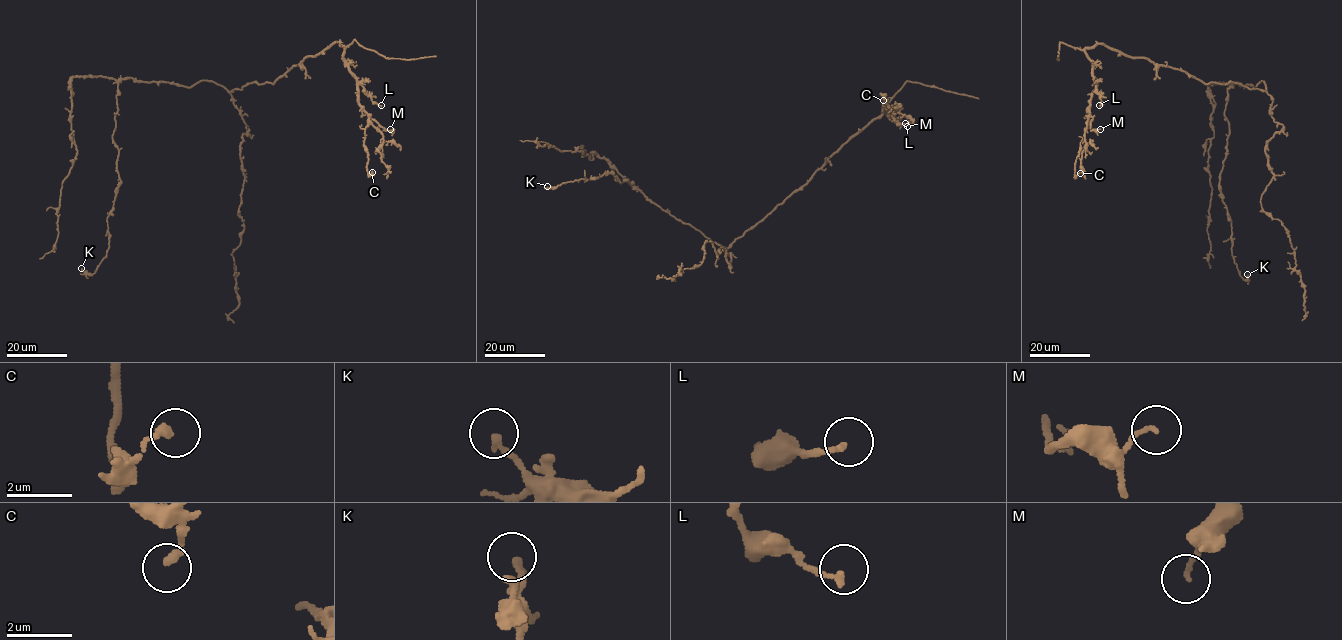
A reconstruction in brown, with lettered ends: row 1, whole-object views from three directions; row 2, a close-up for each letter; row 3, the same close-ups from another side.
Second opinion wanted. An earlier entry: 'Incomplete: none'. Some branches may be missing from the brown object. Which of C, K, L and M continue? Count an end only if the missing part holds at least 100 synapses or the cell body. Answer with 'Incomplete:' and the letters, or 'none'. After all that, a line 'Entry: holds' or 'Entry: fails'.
Incomplete: none
Entry: holds

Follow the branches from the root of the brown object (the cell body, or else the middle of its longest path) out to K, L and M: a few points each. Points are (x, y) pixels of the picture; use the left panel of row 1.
K: (228, 90), (206, 80), (118, 83), (112, 140), (120, 184), (109, 246), (93, 273), (81, 268)
L: (228, 90), (252, 83), (274, 83), (306, 57), (339, 42), (349, 72), (371, 99), (381, 105)
M: (228, 90), (252, 83), (274, 83), (306, 57), (339, 42), (348, 70), (356, 79), (358, 105), (390, 129)

